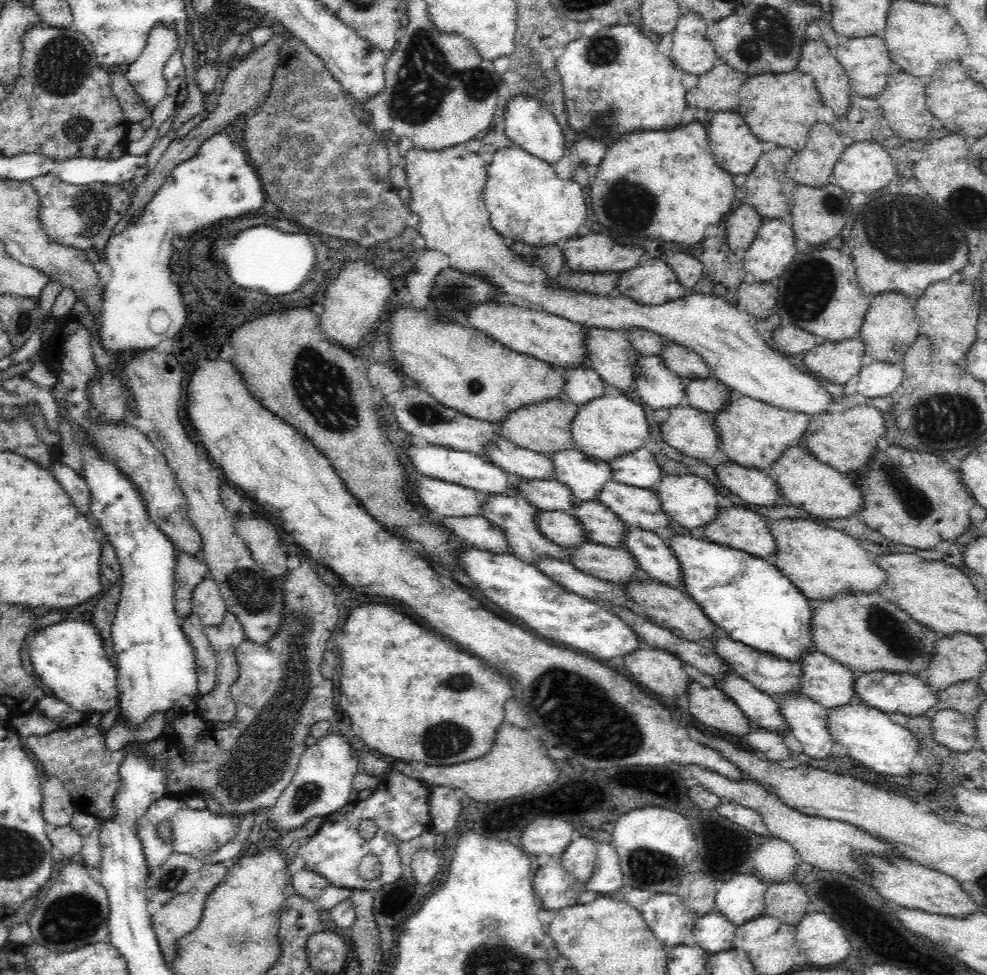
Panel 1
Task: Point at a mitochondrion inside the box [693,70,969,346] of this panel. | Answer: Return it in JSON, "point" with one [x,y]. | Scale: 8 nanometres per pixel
{"point":[908,237]}

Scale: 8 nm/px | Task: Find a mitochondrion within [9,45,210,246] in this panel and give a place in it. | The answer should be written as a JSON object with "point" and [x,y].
{"point":[93,210]}

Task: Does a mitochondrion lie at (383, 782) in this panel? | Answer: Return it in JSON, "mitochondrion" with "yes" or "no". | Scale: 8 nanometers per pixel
{"mitochondrion":"no"}

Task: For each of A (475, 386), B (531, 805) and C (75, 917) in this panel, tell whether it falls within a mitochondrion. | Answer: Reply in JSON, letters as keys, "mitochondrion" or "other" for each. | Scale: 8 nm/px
{"A":"mitochondrion","B":"other","C":"mitochondrion"}

